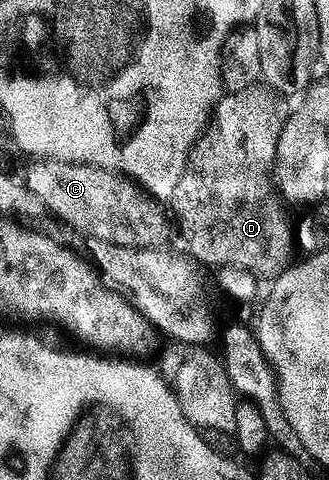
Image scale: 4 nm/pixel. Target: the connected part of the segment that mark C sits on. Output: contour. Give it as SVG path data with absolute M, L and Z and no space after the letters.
M40 159L32 164L27 171L26 190L83 237L118 247L162 248L167 234L170 231L172 234L173 227L164 204L130 175L110 171L107 167L62 163L56 159Z

